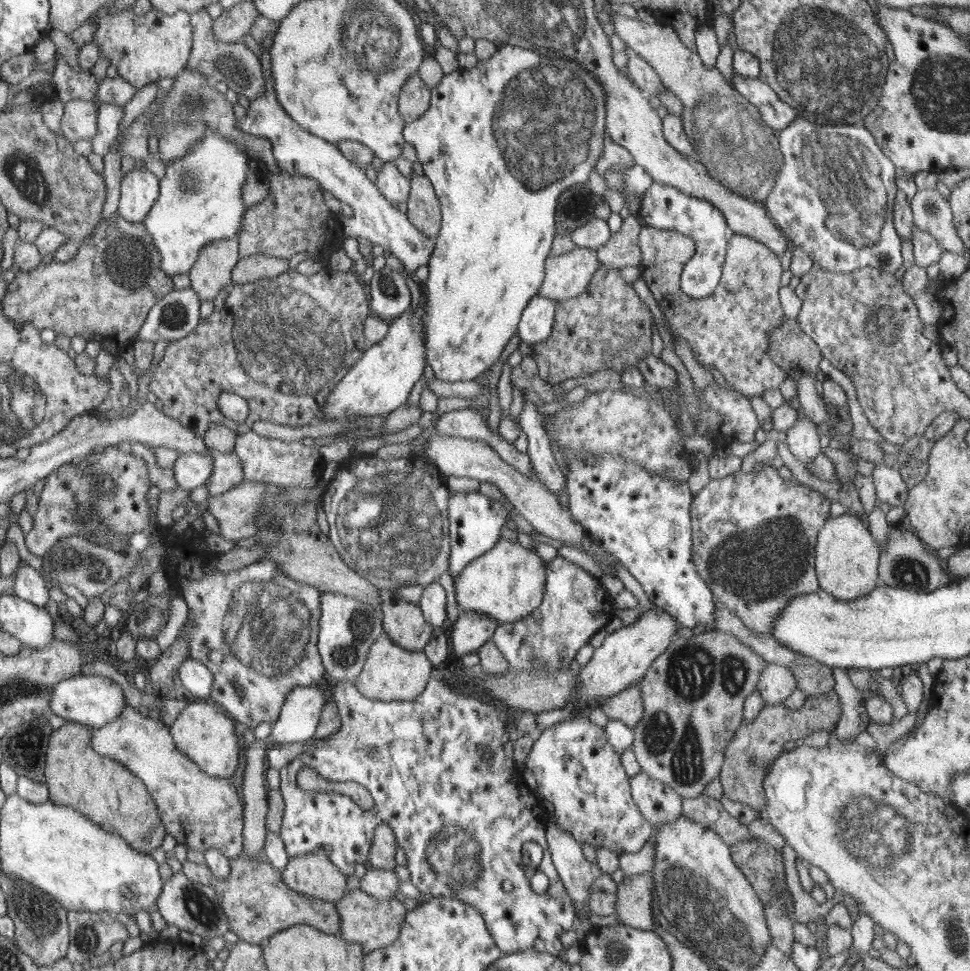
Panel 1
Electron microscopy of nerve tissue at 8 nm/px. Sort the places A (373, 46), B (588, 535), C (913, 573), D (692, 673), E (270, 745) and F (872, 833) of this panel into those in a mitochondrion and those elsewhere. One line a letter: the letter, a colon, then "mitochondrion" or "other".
A: mitochondrion
B: other
C: mitochondrion
D: mitochondrion
E: other
F: mitochondrion

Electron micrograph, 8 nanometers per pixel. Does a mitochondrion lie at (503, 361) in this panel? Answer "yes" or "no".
no

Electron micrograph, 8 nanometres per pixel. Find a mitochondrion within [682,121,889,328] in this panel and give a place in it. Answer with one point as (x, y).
(739, 292)

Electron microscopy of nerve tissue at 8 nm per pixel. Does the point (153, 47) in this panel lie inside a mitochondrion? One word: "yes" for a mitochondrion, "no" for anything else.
no

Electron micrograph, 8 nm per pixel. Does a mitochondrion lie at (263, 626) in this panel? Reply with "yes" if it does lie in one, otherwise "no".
yes

